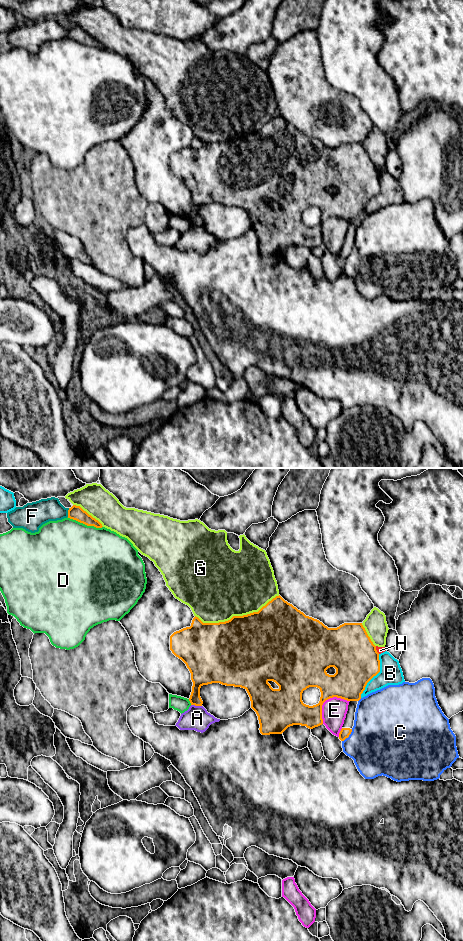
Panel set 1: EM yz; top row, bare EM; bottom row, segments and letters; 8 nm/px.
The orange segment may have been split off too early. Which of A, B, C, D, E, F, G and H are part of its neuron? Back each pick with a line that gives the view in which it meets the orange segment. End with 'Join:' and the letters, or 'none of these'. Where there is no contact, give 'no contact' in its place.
Join: none of these

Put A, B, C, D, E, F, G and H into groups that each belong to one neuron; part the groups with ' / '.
A / B / C / D / E / F / G / H

